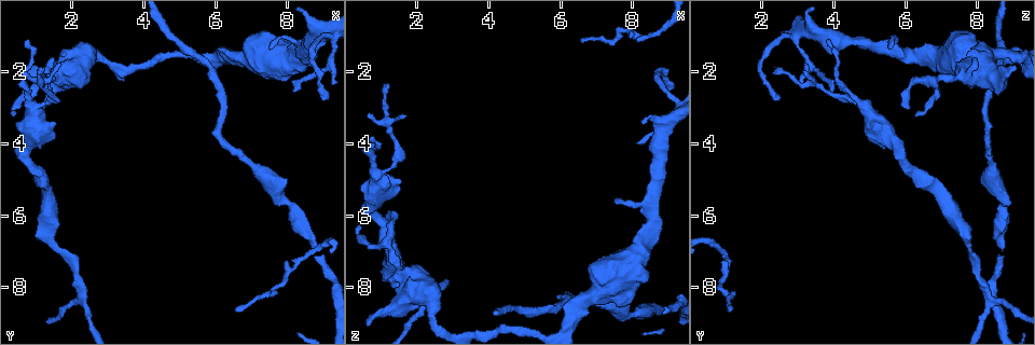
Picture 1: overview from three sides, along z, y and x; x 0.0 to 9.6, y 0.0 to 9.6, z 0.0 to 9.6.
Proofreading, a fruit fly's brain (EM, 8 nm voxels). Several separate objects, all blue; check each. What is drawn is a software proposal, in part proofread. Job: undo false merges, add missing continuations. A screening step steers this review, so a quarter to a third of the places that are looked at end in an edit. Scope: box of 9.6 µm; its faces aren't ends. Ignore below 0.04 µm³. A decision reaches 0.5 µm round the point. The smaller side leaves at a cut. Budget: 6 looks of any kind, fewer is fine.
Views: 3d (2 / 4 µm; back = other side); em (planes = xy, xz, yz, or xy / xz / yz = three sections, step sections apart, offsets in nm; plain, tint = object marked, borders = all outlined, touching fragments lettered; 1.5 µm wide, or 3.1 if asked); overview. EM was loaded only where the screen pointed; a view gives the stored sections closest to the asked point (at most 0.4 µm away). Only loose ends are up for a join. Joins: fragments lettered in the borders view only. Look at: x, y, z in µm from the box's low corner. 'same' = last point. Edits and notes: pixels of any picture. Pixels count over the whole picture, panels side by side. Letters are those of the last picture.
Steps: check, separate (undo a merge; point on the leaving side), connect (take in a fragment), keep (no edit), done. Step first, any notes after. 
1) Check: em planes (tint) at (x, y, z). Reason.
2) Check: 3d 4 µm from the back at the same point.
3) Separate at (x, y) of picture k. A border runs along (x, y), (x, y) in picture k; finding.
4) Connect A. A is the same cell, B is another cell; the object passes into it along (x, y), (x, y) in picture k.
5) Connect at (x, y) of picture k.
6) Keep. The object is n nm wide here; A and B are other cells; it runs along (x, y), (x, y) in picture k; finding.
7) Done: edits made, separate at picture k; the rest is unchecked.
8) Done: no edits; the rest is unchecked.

Check: em planes (borders) at (1.65, 6.95, 7.80). Thin neck.

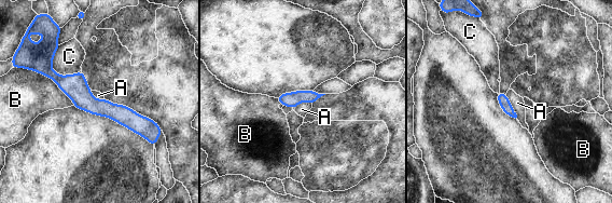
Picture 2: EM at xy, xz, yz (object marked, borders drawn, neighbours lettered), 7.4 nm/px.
Keep. A, B and C are other cells; it runs along (41, 69), (151, 136) in picture 2; all the same neuron.

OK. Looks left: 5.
Check: 3d 2 µm at (1.70, 1.75, 3.20). Branch stops here.

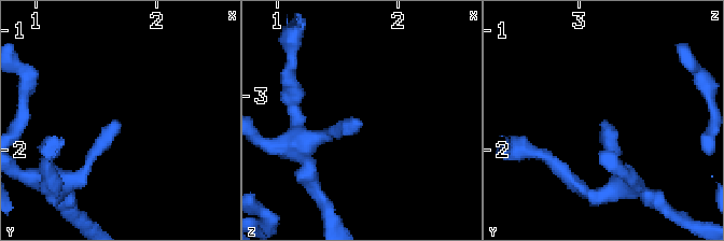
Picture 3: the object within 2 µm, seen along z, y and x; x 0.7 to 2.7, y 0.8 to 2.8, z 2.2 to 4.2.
Check: em xy step 8 (tint) at (1.66, 1.74, 3.20).

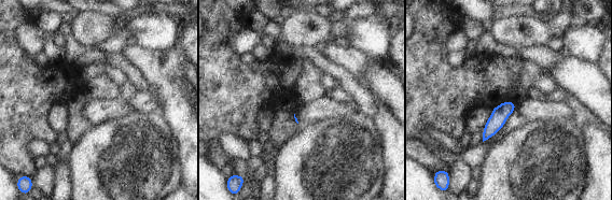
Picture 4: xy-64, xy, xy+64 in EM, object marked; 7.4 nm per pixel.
Check: em planes (borders) at the same point. Cut it another way.

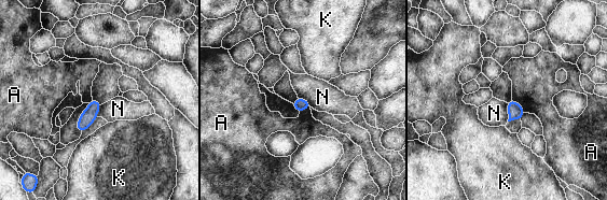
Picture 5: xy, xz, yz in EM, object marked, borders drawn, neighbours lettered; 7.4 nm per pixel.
Keep. The longest contact is with A, 150 nm; A, K and N are other cells; none of them fits.

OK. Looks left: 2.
Check: em planes (borders) at (1.20, 3.10, 6.05). Branch stops here.

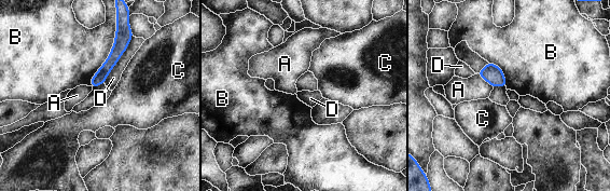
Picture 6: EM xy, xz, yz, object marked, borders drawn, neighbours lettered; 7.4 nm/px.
Keep. A, B, C and D are other cells; it runs along (126, 38), (94, 84) in picture 6; none of them fits.

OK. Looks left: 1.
Done: no edits; the rest is unchecked.

